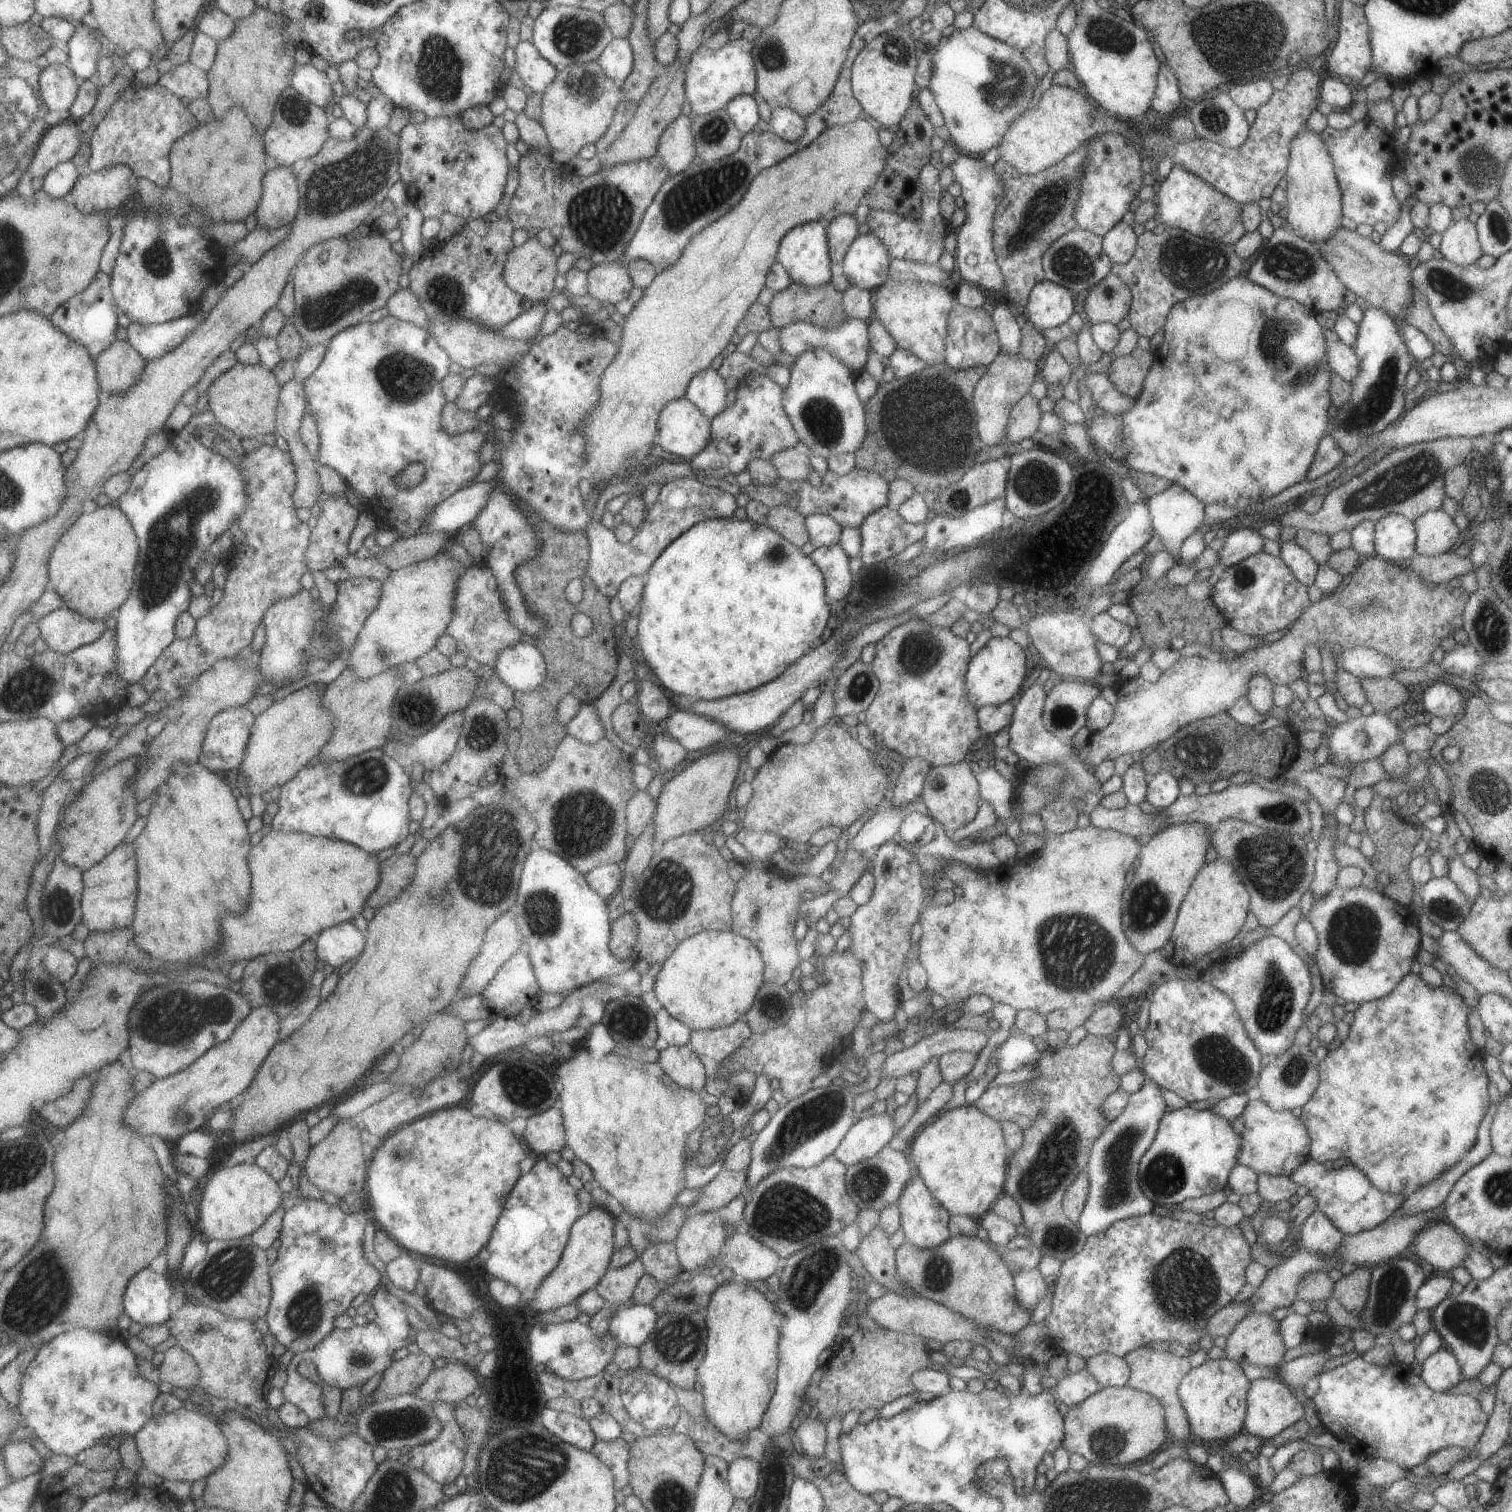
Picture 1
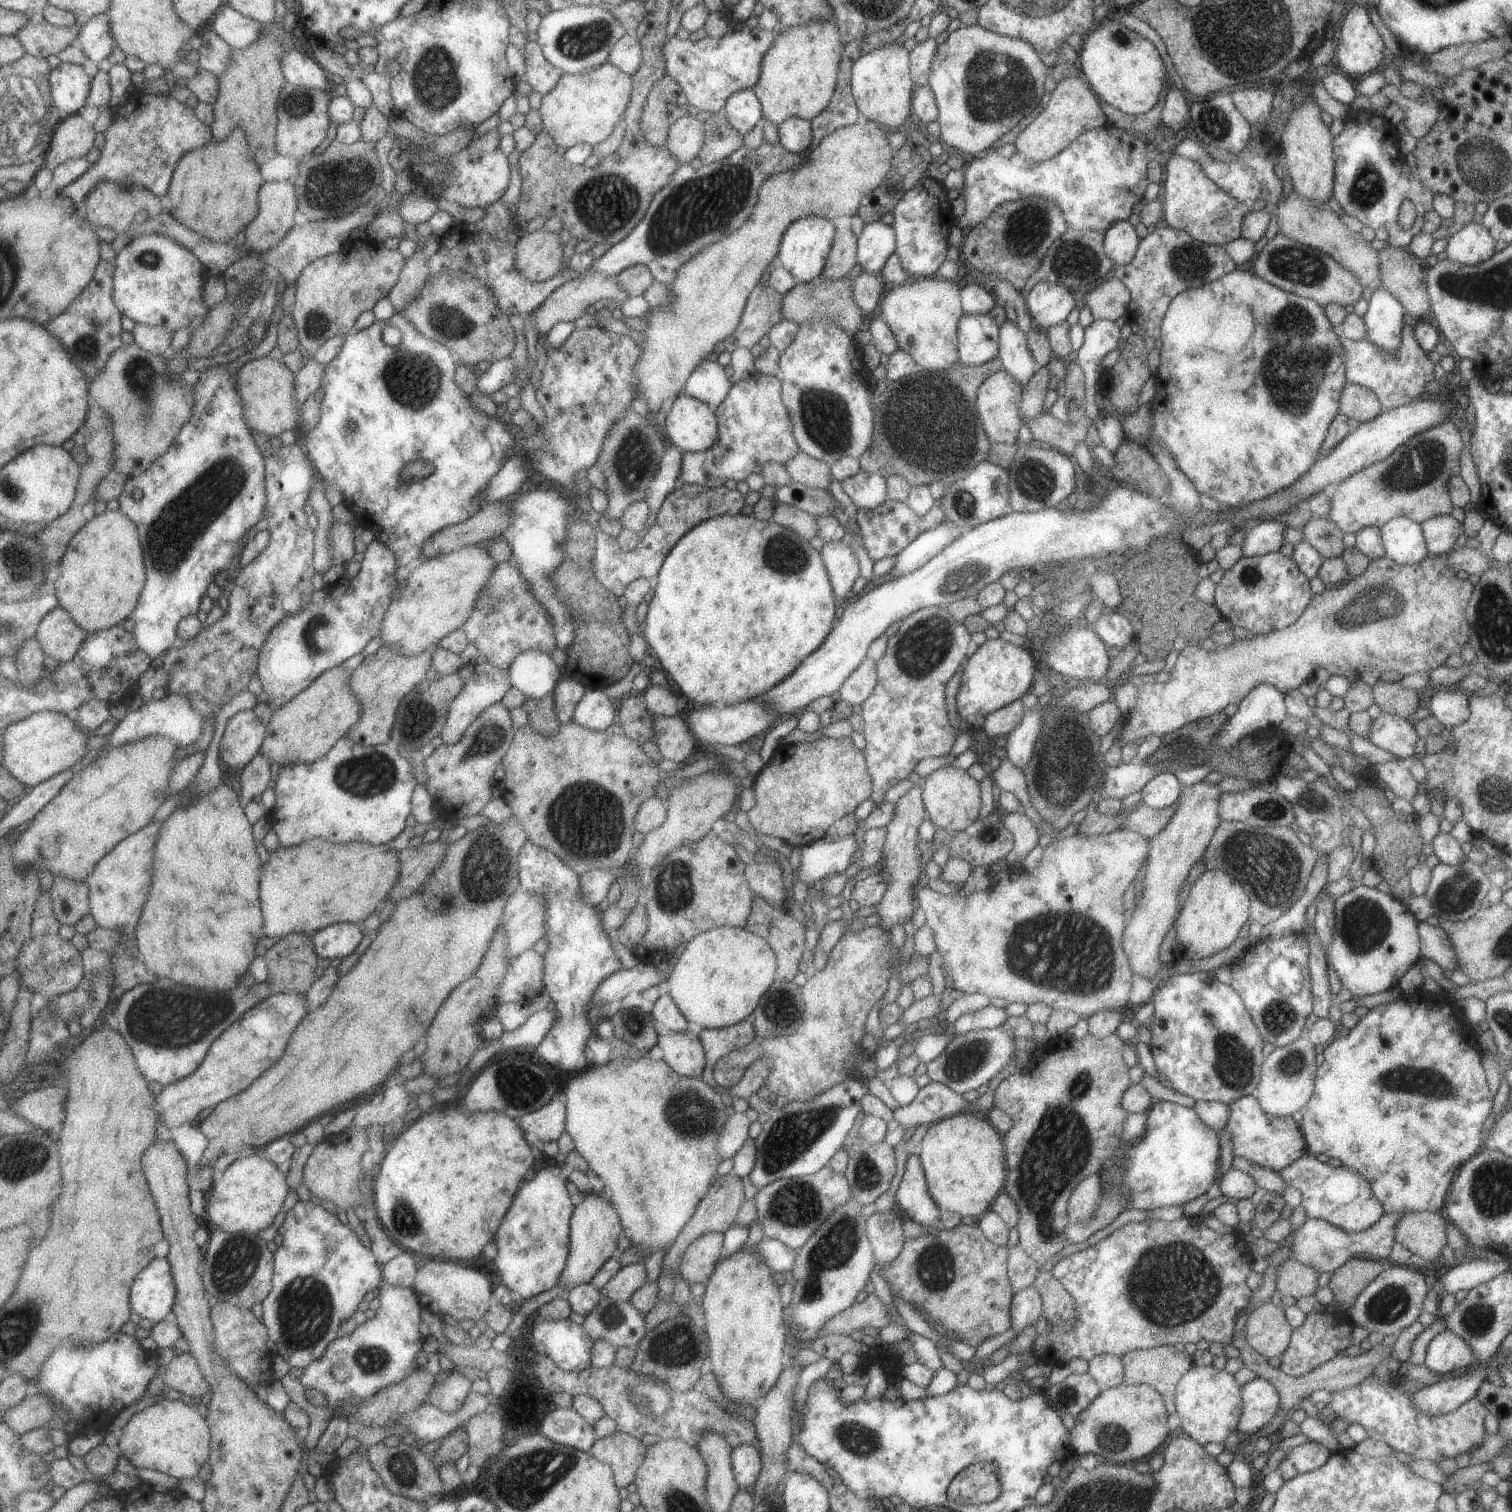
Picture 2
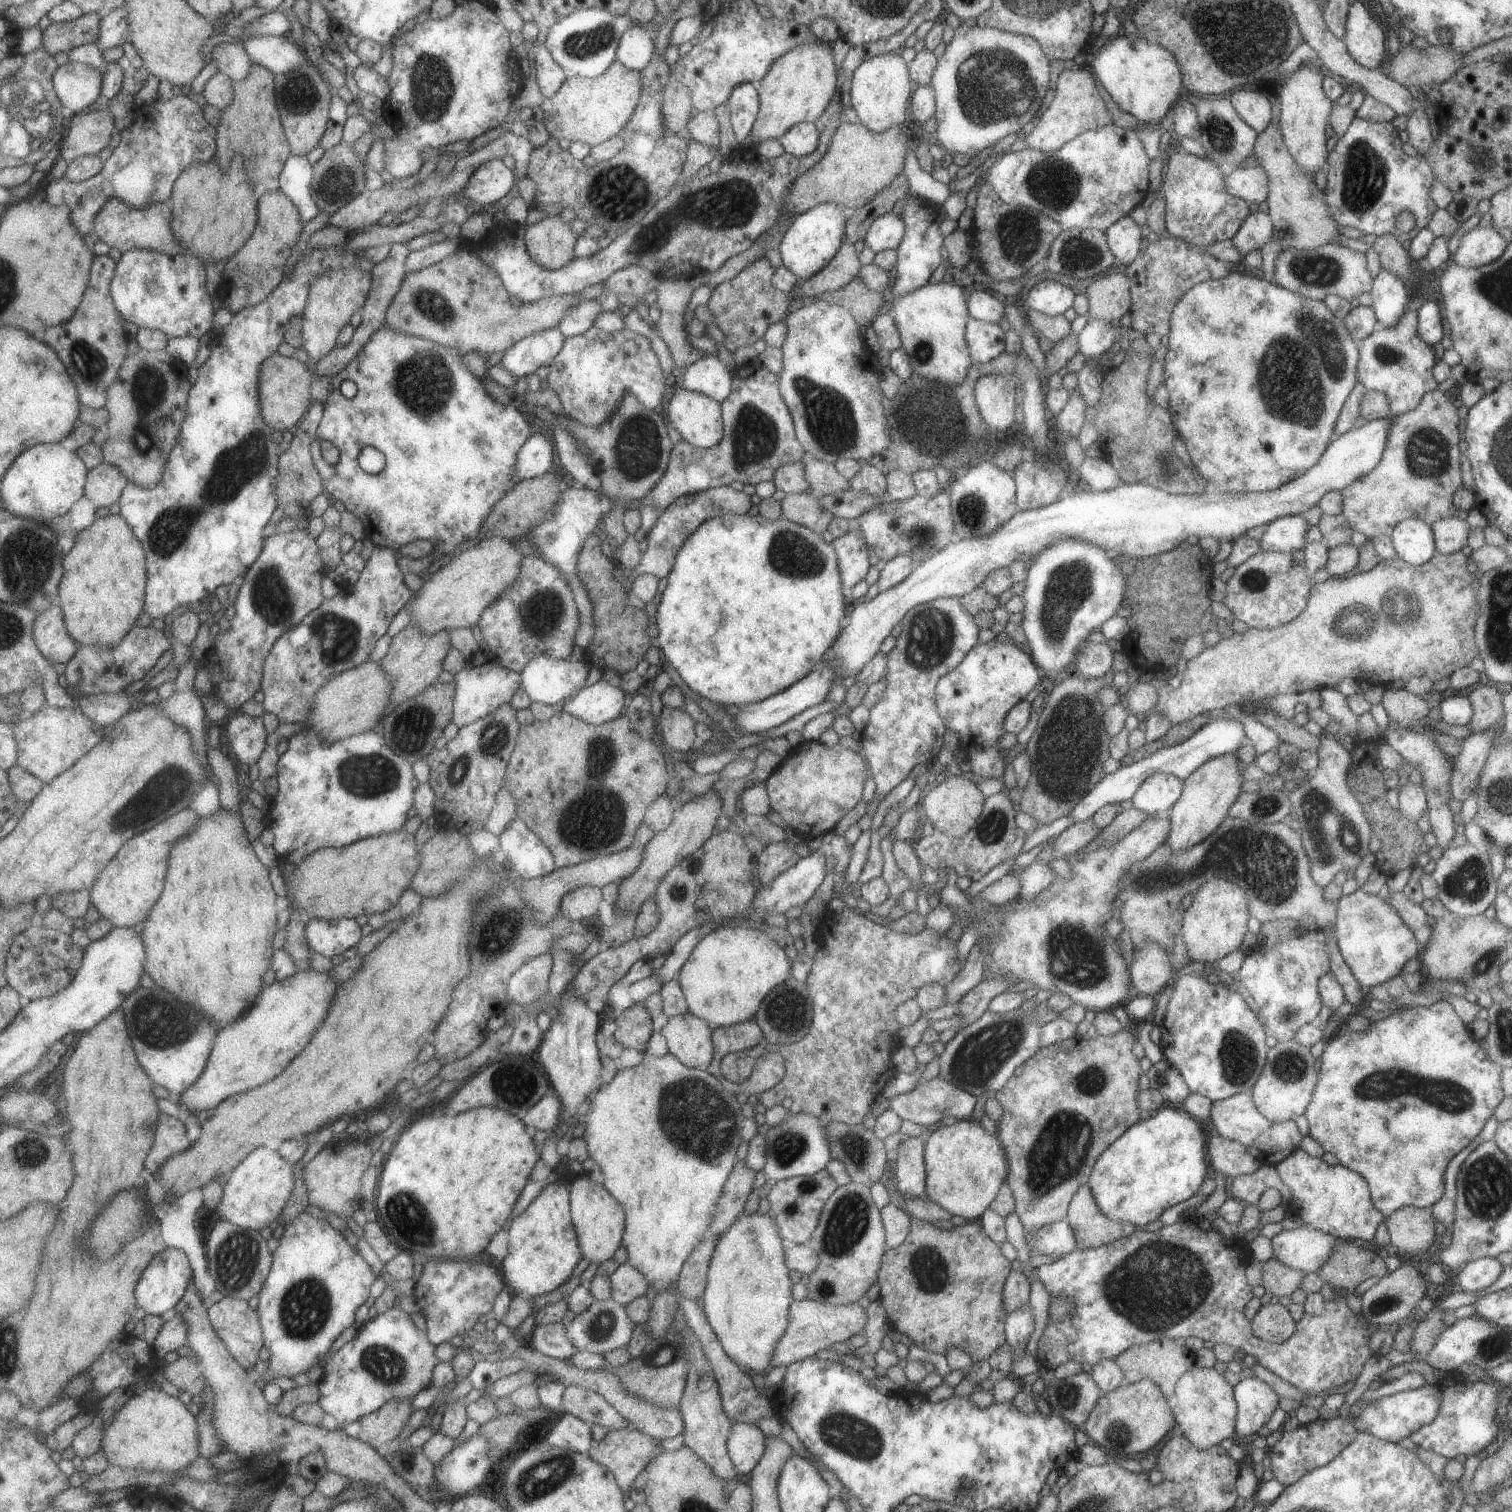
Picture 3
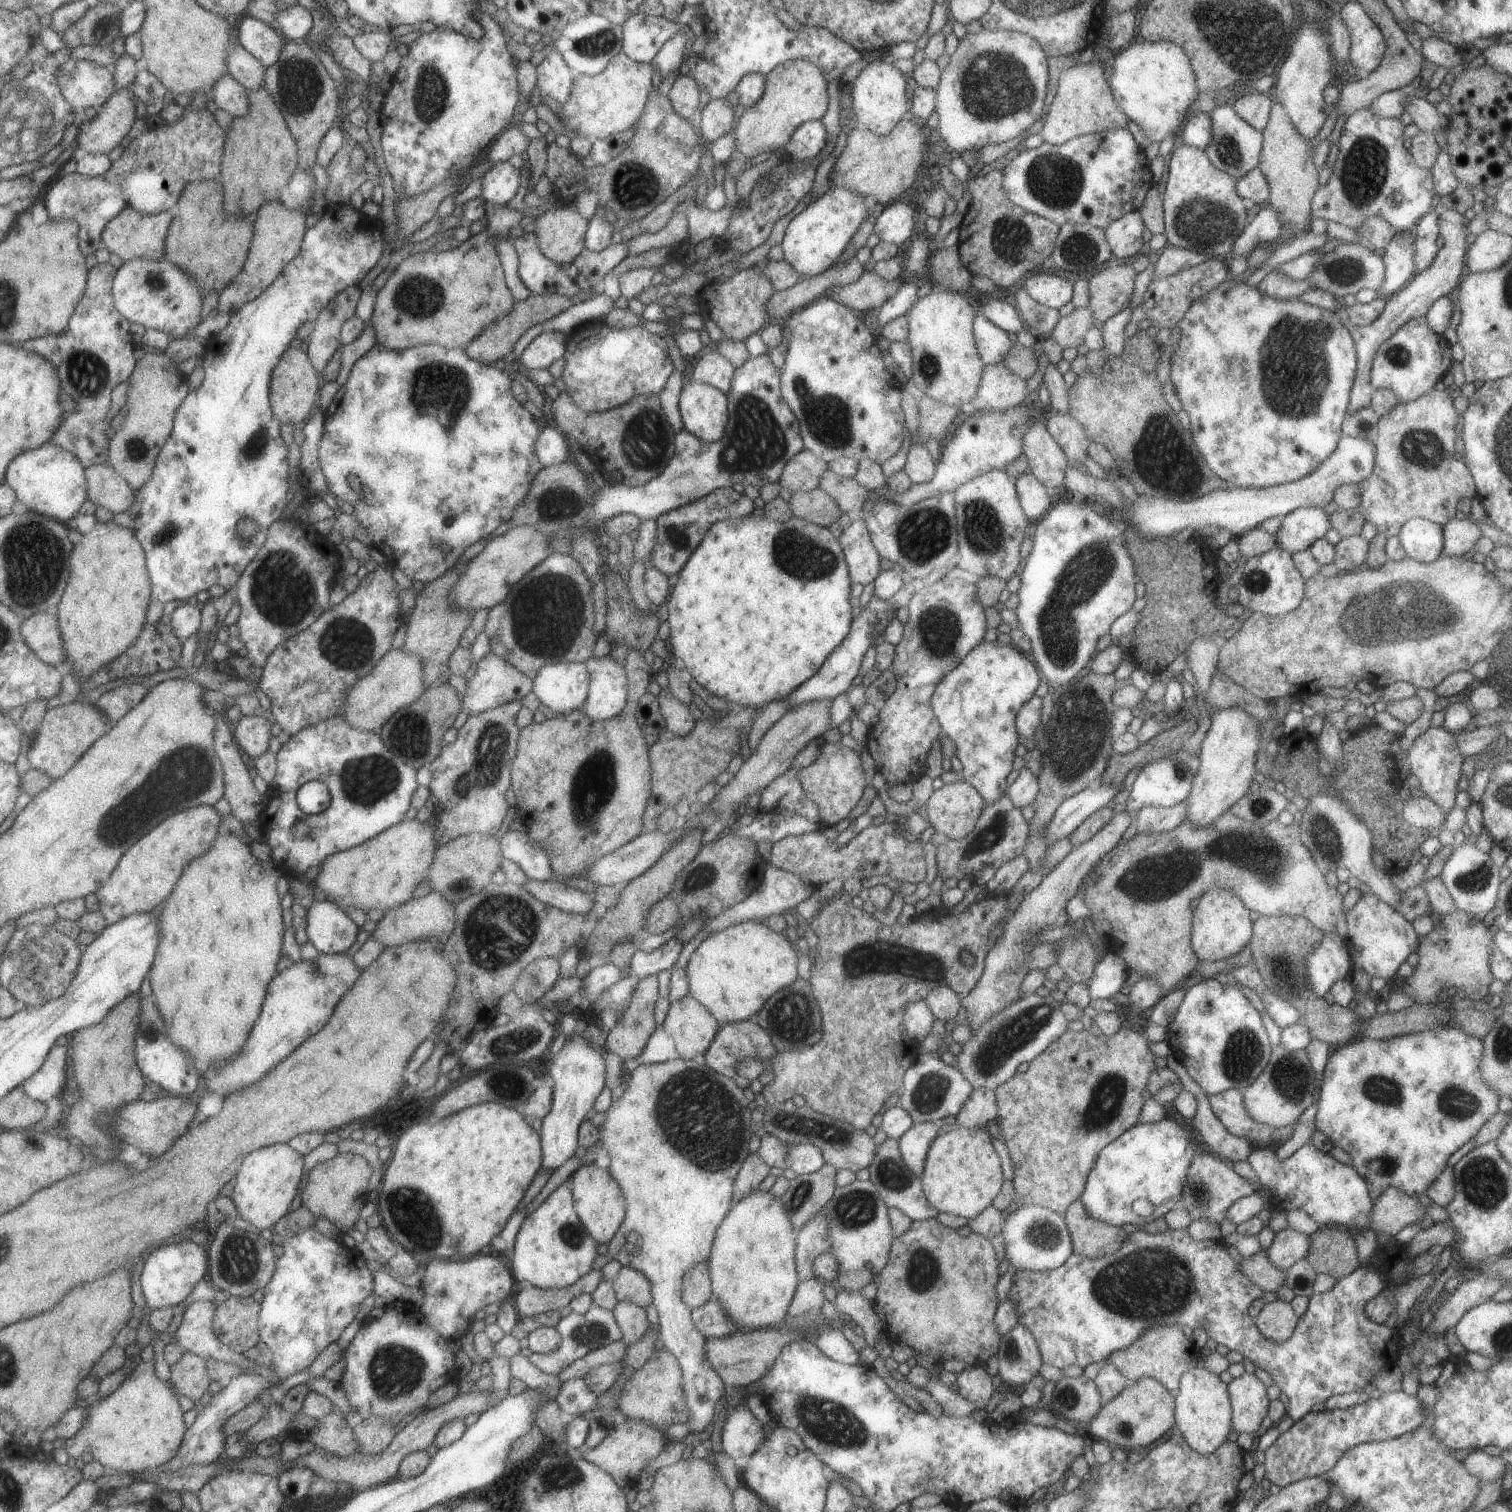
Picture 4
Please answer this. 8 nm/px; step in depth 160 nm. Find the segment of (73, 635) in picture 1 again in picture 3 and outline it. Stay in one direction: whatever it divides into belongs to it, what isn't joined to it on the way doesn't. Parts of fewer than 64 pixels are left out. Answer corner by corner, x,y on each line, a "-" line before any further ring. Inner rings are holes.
53,605
35,619
34,637
45,658
53,664
68,663
77,653
79,644
70,634
62,605

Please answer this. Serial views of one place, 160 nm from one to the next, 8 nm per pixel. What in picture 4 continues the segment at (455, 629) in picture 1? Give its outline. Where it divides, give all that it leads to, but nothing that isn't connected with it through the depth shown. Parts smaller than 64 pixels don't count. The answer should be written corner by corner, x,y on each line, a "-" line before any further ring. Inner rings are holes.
551,553
511,586
503,602
489,609
484,631
489,637
490,651
531,680
541,666
549,663
584,663
594,656
594,644
598,637
594,629
591,582
571,555

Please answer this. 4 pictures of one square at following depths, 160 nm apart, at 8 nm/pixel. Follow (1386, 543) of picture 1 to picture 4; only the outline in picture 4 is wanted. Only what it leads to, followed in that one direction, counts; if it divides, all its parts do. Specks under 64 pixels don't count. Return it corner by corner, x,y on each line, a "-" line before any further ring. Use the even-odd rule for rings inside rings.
1412,518
1401,526
1401,548
1407,557
1422,563
1433,562
1443,555
1442,525
1424,518

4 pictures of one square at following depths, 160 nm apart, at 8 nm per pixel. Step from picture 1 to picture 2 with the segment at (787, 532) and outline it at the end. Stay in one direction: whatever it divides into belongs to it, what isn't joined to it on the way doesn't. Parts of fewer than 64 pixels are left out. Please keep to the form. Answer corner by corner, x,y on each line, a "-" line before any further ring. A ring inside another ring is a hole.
790,504
775,505
771,522
792,530
806,541
818,534
816,517

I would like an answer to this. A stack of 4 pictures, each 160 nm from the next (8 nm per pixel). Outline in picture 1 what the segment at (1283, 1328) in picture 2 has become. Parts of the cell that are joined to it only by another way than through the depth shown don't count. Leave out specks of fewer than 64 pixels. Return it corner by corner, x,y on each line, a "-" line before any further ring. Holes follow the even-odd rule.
1253,1311
1247,1313
1226,1336
1226,1345
1223,1349
1225,1358
1231,1359
1236,1365
1247,1363
1260,1367
1275,1367
1282,1361
1286,1346
1279,1332
1279,1322
1270,1314

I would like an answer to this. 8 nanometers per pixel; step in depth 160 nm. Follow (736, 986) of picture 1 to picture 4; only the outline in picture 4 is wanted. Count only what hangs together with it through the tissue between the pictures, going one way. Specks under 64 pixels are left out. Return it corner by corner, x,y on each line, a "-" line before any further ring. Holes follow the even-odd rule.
757,921
732,924
714,932
697,946
686,964
688,993
699,1001
720,1027
725,1023
753,1019
763,1003
780,988
789,986
797,977
797,950
783,932
776,933

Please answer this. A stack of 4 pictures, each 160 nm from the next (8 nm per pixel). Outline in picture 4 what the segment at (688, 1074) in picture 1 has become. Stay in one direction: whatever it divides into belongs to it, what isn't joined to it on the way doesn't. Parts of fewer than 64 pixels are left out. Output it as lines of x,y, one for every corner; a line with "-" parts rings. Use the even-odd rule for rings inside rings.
689,993
669,1002
662,1029
670,1035
681,1059
700,1059
715,1038
718,1024

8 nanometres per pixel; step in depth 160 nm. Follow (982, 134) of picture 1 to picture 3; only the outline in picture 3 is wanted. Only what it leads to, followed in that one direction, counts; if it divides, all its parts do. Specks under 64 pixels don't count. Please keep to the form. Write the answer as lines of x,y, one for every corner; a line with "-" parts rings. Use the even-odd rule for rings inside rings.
977,25
954,29
949,44
944,46
942,56
930,80
934,92
936,129
931,140
945,152
961,152
974,157
983,148
995,144
1007,134
1015,134
1025,126
1041,106
1048,90
1049,63
1040,44
1031,35
1018,35
993,27
979,28

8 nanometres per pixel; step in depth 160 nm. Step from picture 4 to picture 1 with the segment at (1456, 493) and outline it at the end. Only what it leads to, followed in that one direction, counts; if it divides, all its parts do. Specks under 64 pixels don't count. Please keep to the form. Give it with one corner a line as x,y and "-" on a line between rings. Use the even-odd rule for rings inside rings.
1485,436
1475,437
1445,437
1420,443
1405,445
1398,449
1391,449
1385,452
1383,458
1377,460
1366,470
1360,472
1358,476
1353,476
1344,484
1333,488
1327,496
1322,499
1321,508
1313,514
1307,514
1301,508
1294,508
1282,516
1278,517
1280,526
1287,525
1297,529
1305,529
1316,533
1325,533
1329,536
1341,531
1350,532
1350,530
1361,521
1377,522
1386,514
1403,515
1410,521
1414,521
1428,510
1439,509
1441,501
1446,496
1444,493
1444,473
1446,470
1457,465
1466,464
1468,459
1475,453
1475,448
1481,448
1481,456
1487,457
1492,447
1489,438

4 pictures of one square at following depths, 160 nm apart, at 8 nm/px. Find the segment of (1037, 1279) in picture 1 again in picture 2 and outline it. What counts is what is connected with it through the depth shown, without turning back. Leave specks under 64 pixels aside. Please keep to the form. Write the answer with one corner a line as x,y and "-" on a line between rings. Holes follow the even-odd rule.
1027,1287
1013,1294
1010,1304
1010,1328
1019,1334
1024,1328
1033,1325
1042,1314
1042,1300
1035,1288

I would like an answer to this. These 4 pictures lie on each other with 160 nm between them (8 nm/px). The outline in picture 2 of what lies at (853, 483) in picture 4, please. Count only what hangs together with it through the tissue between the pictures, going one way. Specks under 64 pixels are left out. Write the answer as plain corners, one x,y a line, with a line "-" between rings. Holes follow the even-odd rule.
803,451
793,455
783,466
793,481
808,487
827,489
832,477
830,465

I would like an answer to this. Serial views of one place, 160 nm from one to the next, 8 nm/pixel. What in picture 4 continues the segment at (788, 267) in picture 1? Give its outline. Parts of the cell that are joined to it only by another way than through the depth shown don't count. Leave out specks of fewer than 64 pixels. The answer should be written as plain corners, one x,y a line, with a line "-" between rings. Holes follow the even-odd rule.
833,186
829,191
825,191
825,194
818,196
812,203
809,203
787,224
784,237
780,243
783,260
787,261
799,276
812,277
822,273
837,263
840,254
851,240
851,236
869,216
870,211
865,205
864,196
858,195
854,190
844,186

